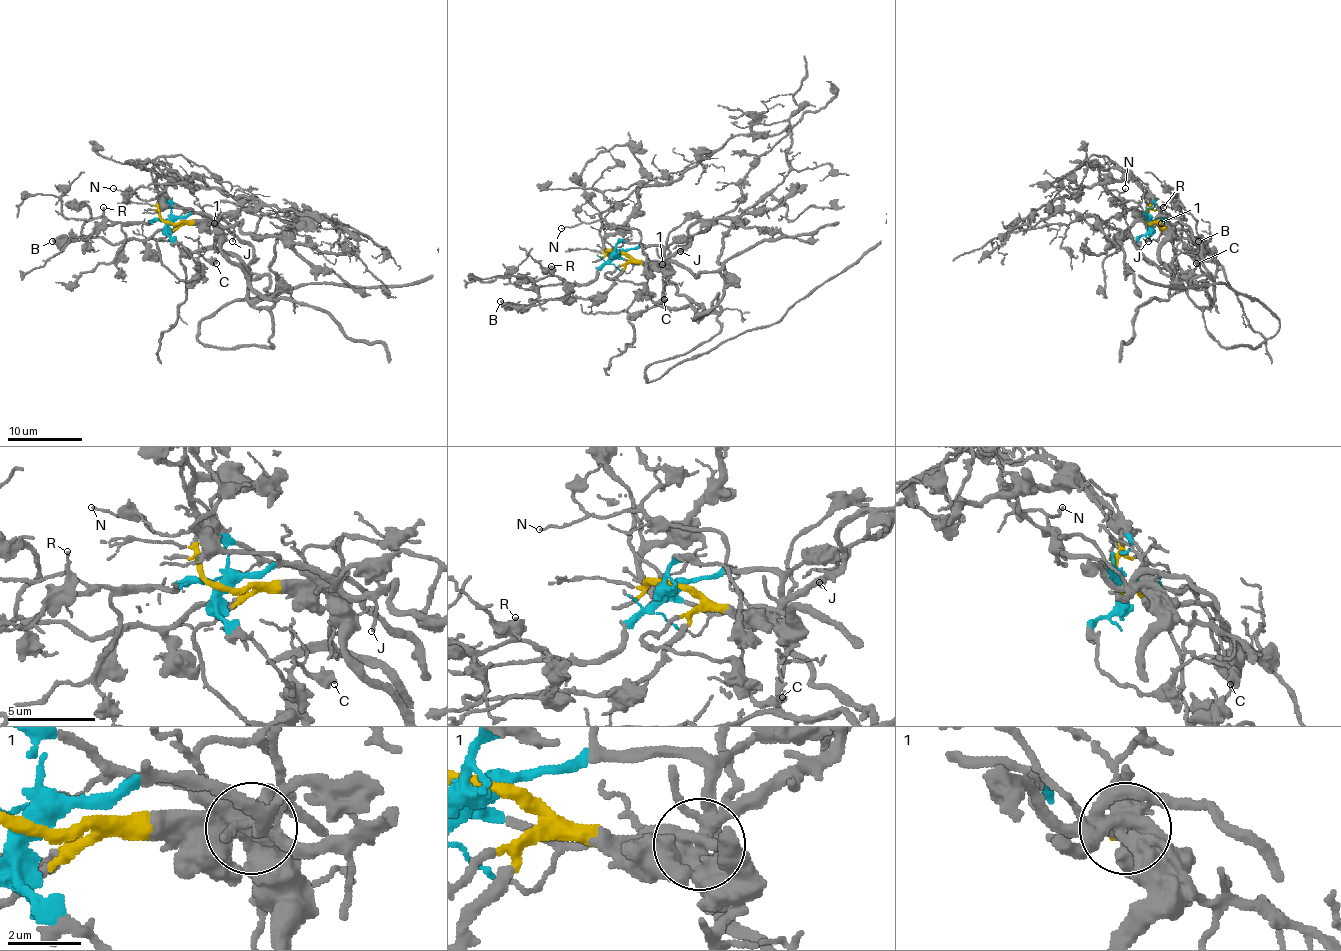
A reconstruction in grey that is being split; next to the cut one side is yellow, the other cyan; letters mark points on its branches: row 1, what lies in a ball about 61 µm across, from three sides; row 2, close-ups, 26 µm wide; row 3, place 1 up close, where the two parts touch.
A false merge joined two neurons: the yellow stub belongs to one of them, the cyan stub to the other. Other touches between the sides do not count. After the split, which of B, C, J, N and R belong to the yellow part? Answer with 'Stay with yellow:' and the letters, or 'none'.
Stay with yellow: B, J

